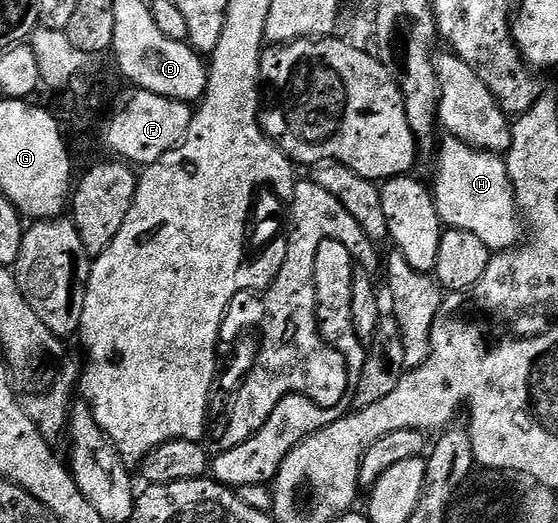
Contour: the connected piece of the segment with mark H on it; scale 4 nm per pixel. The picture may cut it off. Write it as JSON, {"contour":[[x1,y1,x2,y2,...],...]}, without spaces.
{"contour":[[445,138,437,152,437,173,431,191,446,229,467,230,467,234,475,234,494,253,514,247,522,239,523,221,517,211,509,171,500,155,480,152,461,140]]}

